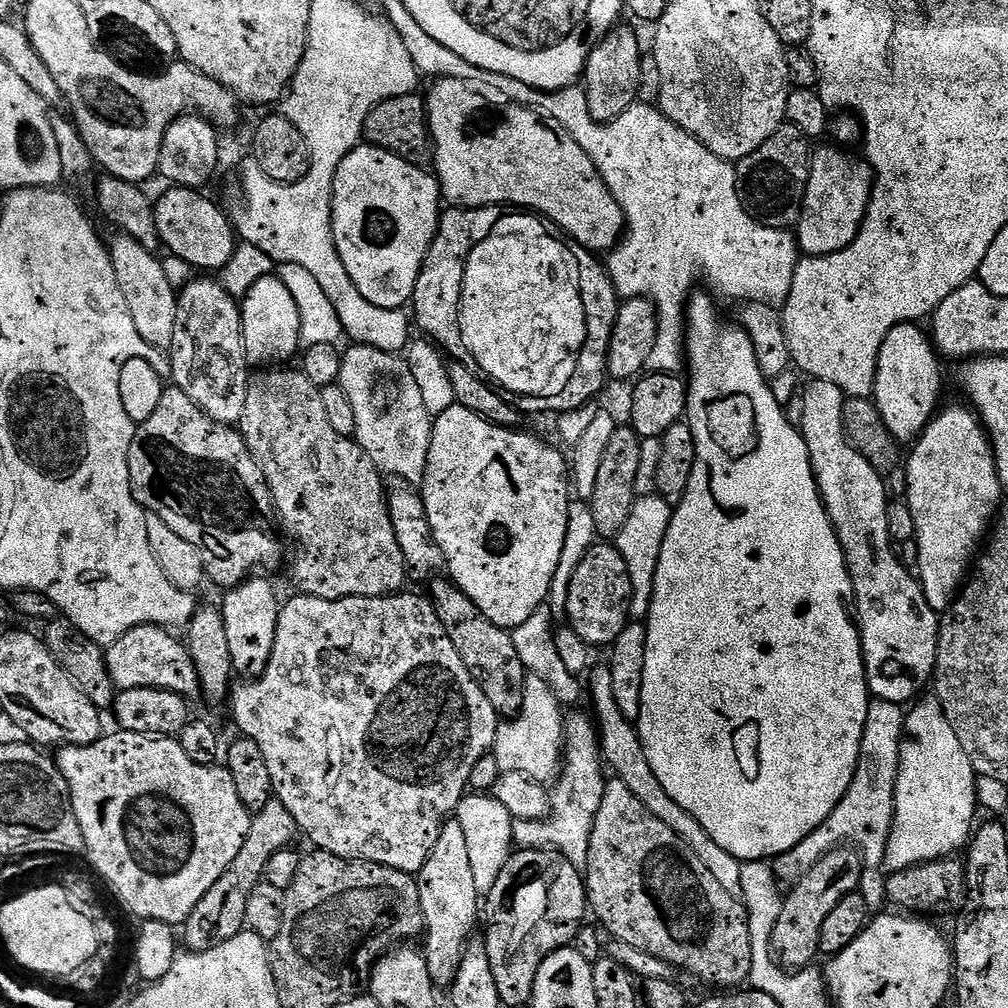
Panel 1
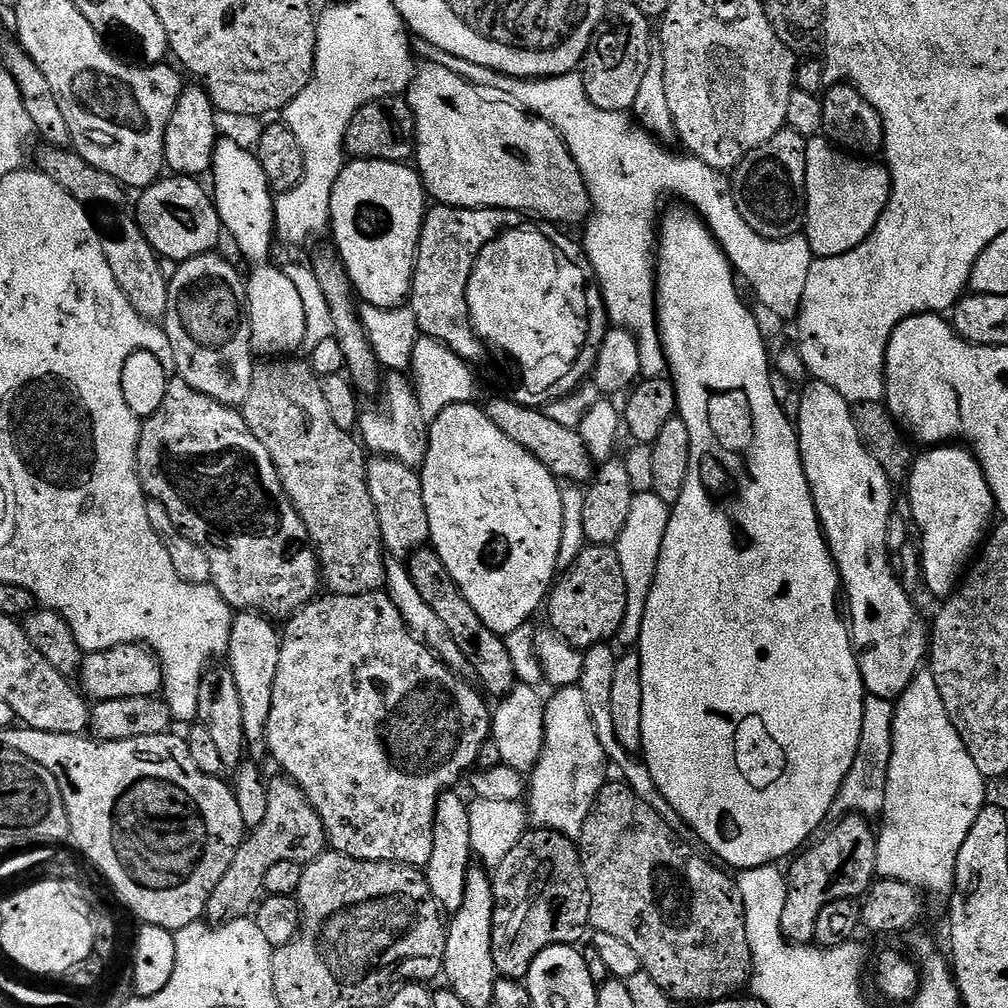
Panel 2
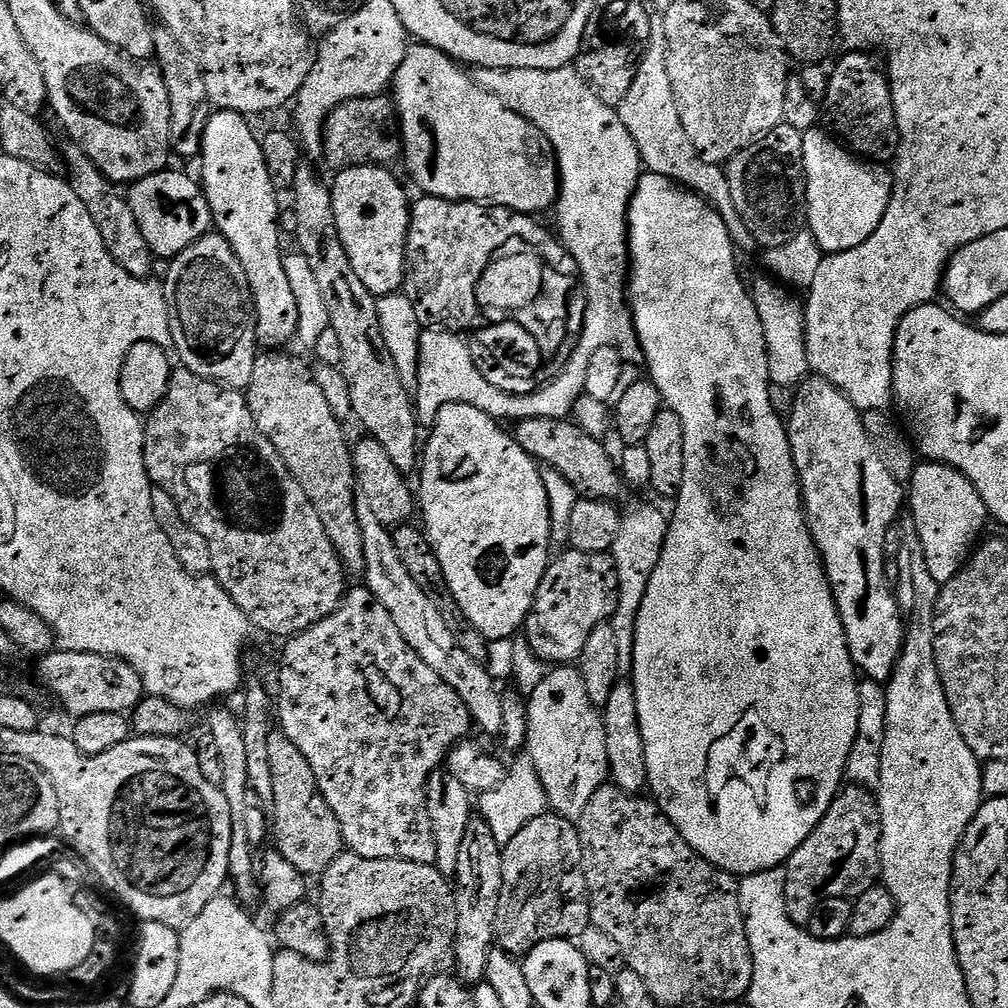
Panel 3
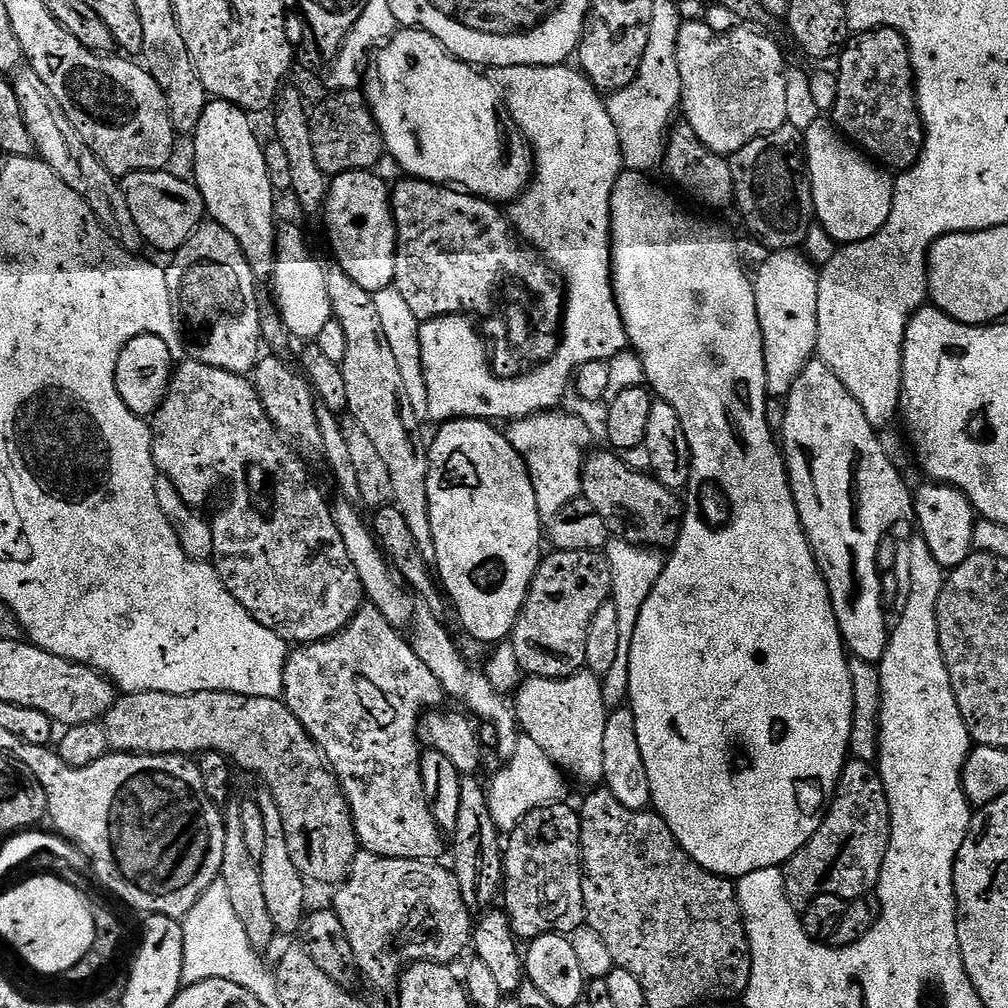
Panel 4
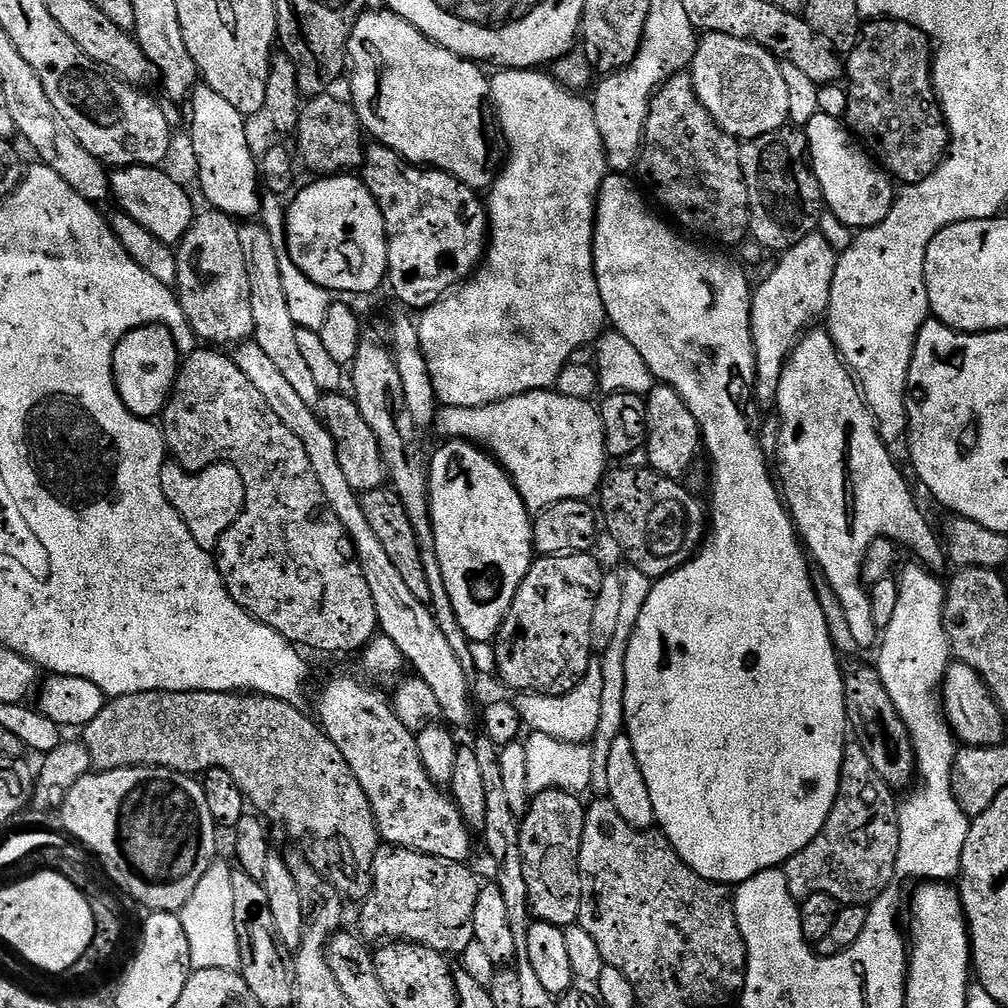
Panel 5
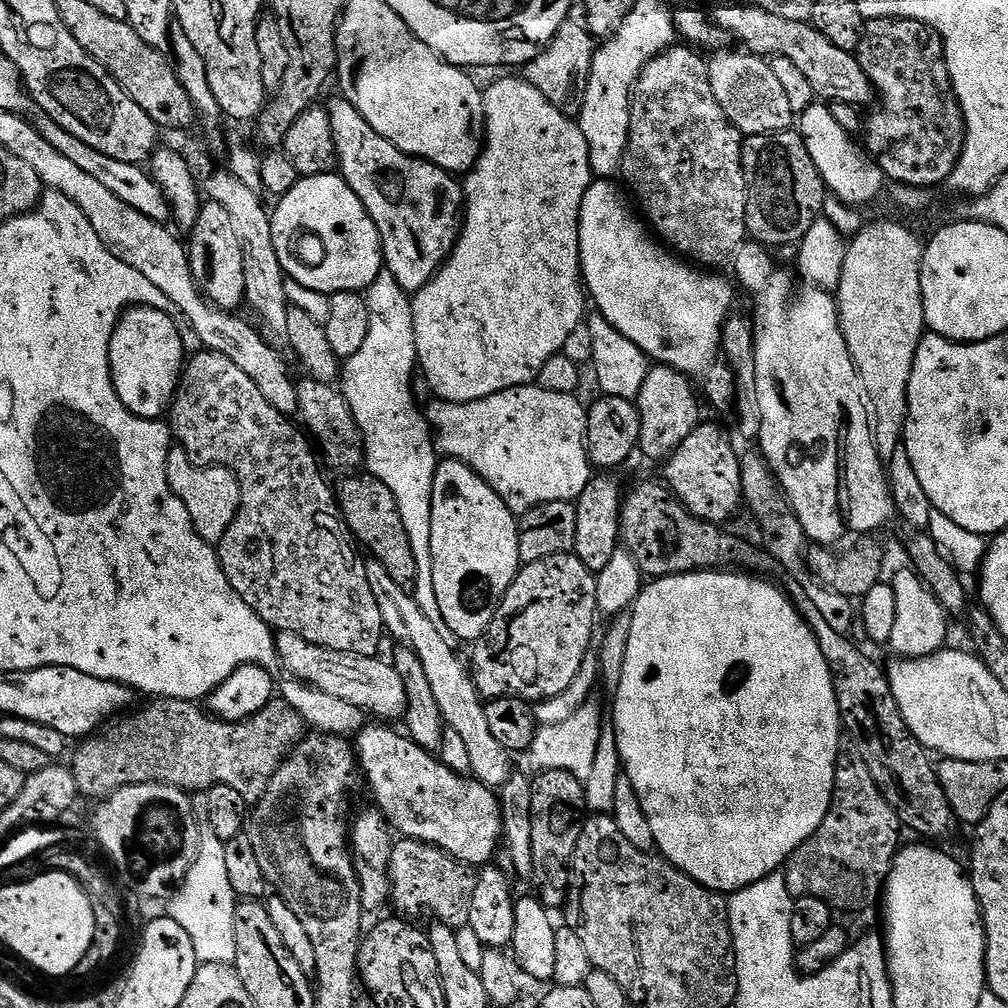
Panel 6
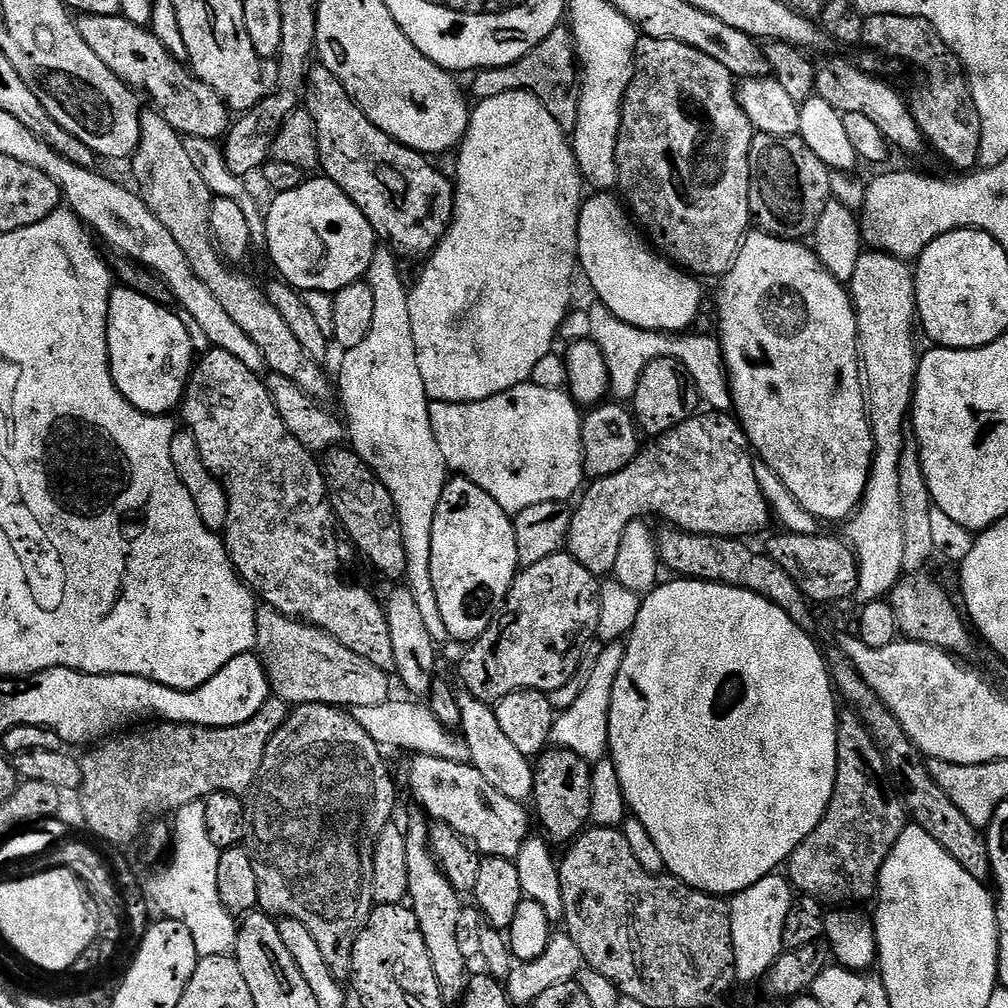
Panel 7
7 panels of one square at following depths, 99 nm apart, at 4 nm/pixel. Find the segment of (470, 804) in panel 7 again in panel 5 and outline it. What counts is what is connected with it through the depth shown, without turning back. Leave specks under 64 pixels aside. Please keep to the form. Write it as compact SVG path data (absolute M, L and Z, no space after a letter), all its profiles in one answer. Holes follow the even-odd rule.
M340 676L332 680L320 692L320 705L316 708L315 715L324 733L342 750L342 758L354 770L354 778L358 778L358 786L366 792L370 806L374 812L376 825L380 831L380 839L385 845L393 848L409 848L439 860L464 862L472 852L470 829L455 803L441 789L433 783L426 774L416 749L416 737L402 722L398 722L396 711L392 708L391 699L384 696L376 688L367 688L360 680L352 676Z

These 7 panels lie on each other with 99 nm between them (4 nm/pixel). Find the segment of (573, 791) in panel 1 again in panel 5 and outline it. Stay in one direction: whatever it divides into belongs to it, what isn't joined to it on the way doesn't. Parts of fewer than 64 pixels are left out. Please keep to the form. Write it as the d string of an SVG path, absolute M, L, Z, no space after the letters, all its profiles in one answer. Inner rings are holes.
M593 658L586 674L570 690L561 696L544 696L541 692L525 692L515 697L514 703L523 727L538 734L550 734L571 744L588 744L598 728L601 715L602 666L599 659Z

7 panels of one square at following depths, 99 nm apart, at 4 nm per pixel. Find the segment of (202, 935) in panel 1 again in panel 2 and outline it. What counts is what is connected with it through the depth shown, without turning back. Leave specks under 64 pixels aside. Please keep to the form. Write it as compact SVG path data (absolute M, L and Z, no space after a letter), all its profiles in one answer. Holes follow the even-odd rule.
M283 774L271 777L266 799L266 819L262 821L262 826L251 829L245 835L238 854L234 854L234 862L230 862L230 870L222 874L222 882L218 882L210 894L206 920L213 926L243 920L257 907L258 901L265 895L264 875L270 866L278 866L278 862L307 866L329 847L328 835L322 818L318 818L318 810L314 810L306 794L293 780Z

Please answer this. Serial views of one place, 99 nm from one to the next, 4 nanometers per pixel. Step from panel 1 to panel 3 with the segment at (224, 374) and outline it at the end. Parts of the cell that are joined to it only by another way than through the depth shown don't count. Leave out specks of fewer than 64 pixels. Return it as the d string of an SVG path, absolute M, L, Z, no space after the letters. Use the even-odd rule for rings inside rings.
M209 234L198 238L198 242L194 242L194 246L186 246L186 250L182 250L182 254L171 257L171 263L168 277L162 283L164 285L164 297L168 303L168 335L170 337L170 344L176 347L176 352L180 355L179 363L194 374L198 374L207 380L213 380L215 384L222 384L226 388L237 390L247 389L248 383L250 382L250 374L254 374L254 362L258 355L258 345L256 343L256 311L254 310L254 298L250 290L250 282L246 282L246 270L242 270L242 262L238 262L238 254L234 254L230 242L226 242L224 236Z

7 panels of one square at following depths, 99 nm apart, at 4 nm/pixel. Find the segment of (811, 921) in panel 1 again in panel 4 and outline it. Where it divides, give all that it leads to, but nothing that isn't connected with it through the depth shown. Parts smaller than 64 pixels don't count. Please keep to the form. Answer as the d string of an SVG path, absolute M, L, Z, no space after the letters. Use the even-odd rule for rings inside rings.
M849 759L818 830L810 842L782 866L787 900L803 910L822 894L834 894L849 902L875 893L891 837L890 806L879 771L869 761Z

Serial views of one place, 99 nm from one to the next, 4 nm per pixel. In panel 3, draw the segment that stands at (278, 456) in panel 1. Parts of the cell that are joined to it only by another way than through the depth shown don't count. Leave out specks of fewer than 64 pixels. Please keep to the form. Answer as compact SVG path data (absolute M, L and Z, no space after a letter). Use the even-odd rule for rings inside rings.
M268 350L257 355L254 362L254 374L250 374L250 382L246 389L250 414L254 414L254 422L258 422L258 430L270 438L274 450L286 462L290 474L306 490L306 498L318 510L318 518L322 518L322 526L326 526L326 534L330 534L330 542L334 542L334 550L338 550L340 560L349 573L363 573L366 554L362 550L362 532L358 526L356 513L356 471L352 465L352 449L350 440L344 437L345 425L334 418L334 410L323 396L318 382L314 382L312 368L304 360L291 356L288 350Z

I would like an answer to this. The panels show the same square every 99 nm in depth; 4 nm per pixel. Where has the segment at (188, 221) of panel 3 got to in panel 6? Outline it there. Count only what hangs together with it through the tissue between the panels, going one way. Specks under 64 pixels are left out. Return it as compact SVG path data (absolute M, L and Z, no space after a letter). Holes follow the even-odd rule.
M37 111L35 115L34 123L37 130L42 134L42 138L46 138L46 142L50 142L50 146L54 146L54 150L58 150L58 154L66 154L66 158L70 158L70 162L76 163L83 172L92 175L96 181L102 182L102 186L106 186L106 190L111 190L118 198L122 198L122 202L126 202L126 206L134 206L134 210L138 210L138 214L146 214L146 218L159 224L164 224L169 219L170 213L164 191L160 189L160 184L156 179L141 165L118 162L118 158L109 158L106 154L102 154L102 150L94 150L94 146L86 146L86 142L74 138L74 134L70 134L62 126L58 126L58 122L51 120L45 112Z

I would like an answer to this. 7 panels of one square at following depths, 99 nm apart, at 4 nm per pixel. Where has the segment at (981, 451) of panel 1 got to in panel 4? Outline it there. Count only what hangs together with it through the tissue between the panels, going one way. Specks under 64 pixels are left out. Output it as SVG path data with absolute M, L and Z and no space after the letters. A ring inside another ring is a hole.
M924 482L920 489L915 489L914 520L920 523L919 535L924 537L926 546L930 546L930 554L934 554L934 559L945 570L954 569L966 562L966 558L973 552L972 539L977 519L966 494L948 484Z

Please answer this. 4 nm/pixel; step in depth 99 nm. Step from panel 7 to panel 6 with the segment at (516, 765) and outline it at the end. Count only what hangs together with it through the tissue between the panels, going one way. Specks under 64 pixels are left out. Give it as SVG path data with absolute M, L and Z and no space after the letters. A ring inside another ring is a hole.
M369 559L366 563L366 578L370 578L370 590L374 590L374 598L378 598L378 610L382 610L384 626L389 637L397 641L397 645L414 650L426 670L426 678L430 681L430 690L434 690L434 699L438 701L438 710L442 714L447 727L458 730L470 753L470 772L481 784L498 790L512 777L513 757L503 748L501 742L494 738L486 718L486 708L482 697L476 691L476 683L472 681L469 669L456 657L454 649L448 645L449 637L418 610L418 602L411 592L402 590L394 578L390 578L386 566L382 562Z

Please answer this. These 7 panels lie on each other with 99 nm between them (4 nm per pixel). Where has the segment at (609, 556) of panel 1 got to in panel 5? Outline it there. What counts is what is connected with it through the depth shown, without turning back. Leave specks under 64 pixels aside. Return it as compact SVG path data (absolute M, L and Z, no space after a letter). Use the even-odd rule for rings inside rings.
M583 552L573 556L540 556L533 559L494 641L495 671L504 679L506 687L513 688L513 693L541 692L544 696L561 696L574 690L574 686L578 686L586 674L594 658L590 642L590 634L595 625L592 623L598 620L594 604L606 575L605 569L600 569L600 564L594 557L595 555Z

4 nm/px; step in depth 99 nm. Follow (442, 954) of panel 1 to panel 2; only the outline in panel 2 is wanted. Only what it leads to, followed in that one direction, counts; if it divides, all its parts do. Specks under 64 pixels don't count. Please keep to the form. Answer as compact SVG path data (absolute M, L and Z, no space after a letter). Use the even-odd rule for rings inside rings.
M449 790L438 798L434 818L434 850L426 869L428 885L434 898L445 913L454 914L462 906L462 894L466 894L466 874L474 864L470 842L469 801L459 796L459 791Z

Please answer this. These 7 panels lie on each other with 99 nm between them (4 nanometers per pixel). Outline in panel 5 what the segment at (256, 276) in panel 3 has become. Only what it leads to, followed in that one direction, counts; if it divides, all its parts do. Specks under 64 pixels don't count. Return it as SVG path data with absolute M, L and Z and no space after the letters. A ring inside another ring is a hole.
M197 86L192 91L190 105L192 104L192 152L196 155L196 172L200 175L200 188L204 191L204 196L209 200L211 207L218 212L225 212L227 216L239 218L241 221L248 222L260 214L260 193L262 185L258 175L257 157L250 154L250 146L246 143L246 126L244 125L245 116L222 94L214 94L206 86Z

